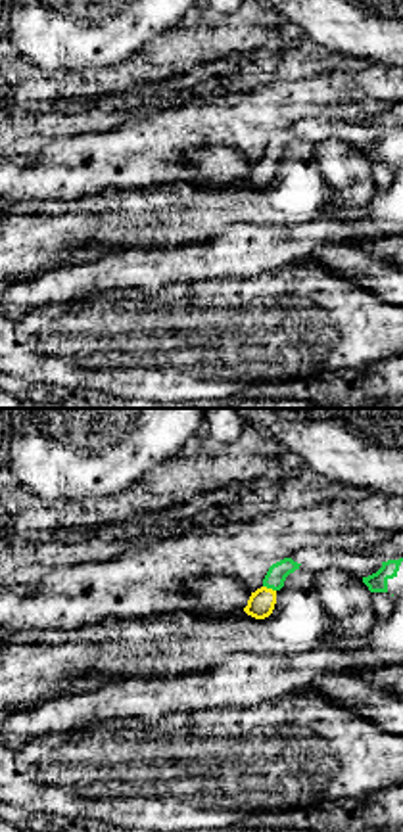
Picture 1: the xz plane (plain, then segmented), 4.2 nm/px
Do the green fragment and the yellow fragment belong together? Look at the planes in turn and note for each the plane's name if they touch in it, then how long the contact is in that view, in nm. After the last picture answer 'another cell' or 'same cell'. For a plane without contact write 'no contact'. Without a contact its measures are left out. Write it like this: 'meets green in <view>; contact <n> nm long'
meets green in xz; contact 60 nm long

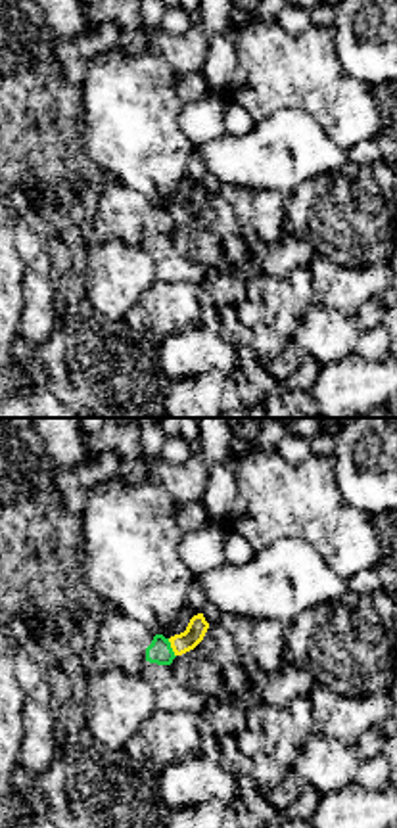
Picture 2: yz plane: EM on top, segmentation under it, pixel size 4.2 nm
meets green in yz; contact 90 nm long

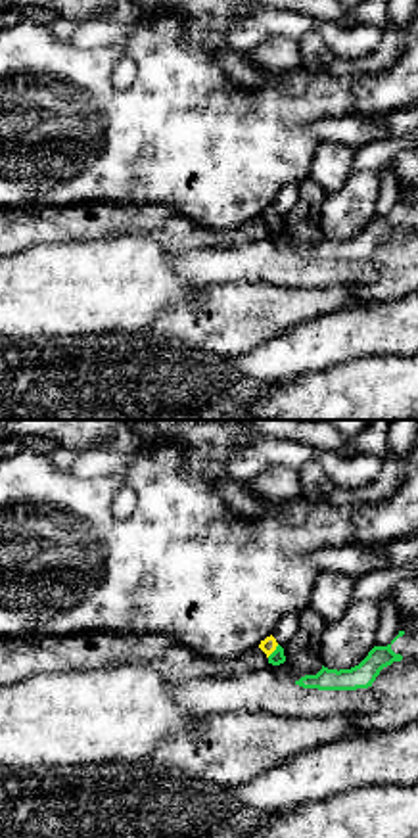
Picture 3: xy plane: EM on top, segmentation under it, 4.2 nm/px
meets green in xy; contact 80 nm long

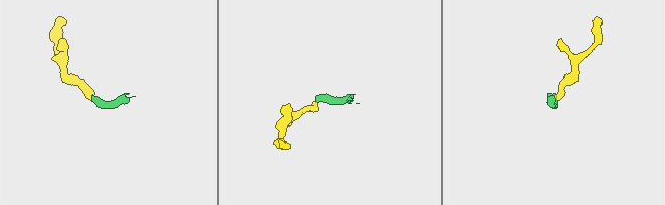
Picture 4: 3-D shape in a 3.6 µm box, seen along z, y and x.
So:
same cell

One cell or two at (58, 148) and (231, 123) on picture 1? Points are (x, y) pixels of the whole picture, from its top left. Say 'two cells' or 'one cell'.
one cell

